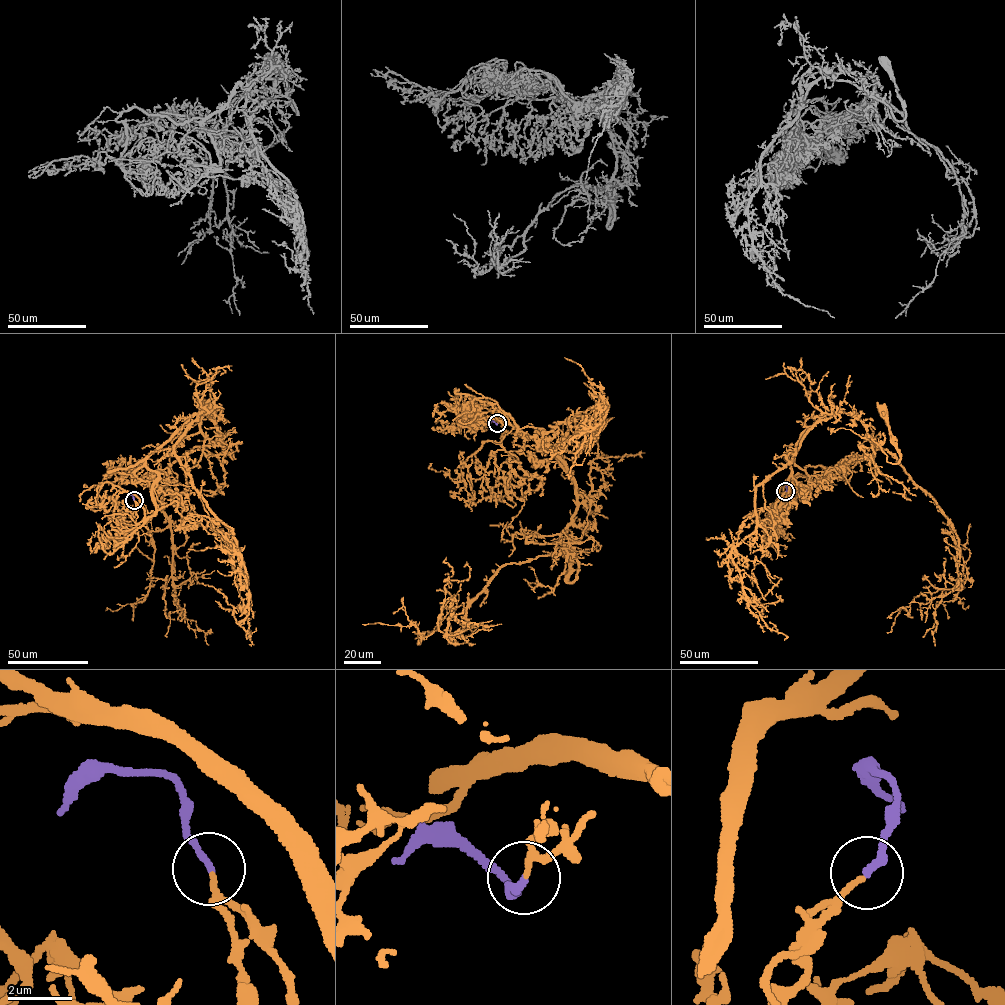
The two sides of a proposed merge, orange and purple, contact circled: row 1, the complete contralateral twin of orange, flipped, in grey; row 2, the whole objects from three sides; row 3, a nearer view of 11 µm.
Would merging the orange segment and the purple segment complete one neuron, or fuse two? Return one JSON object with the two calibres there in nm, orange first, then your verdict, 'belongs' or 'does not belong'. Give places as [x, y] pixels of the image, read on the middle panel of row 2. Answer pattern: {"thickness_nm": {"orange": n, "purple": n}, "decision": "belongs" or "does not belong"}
{"thickness_nm": {"orange": 170, "purple": 220}, "decision": "belongs"}

